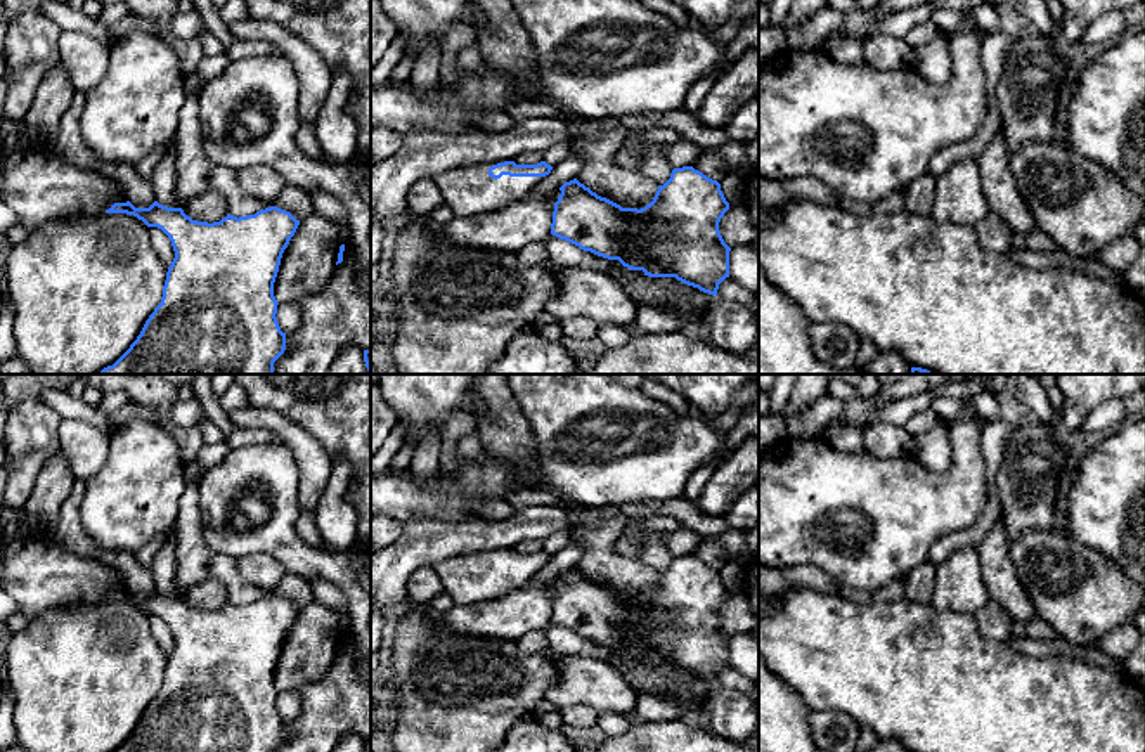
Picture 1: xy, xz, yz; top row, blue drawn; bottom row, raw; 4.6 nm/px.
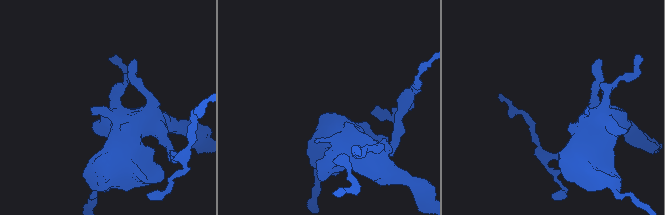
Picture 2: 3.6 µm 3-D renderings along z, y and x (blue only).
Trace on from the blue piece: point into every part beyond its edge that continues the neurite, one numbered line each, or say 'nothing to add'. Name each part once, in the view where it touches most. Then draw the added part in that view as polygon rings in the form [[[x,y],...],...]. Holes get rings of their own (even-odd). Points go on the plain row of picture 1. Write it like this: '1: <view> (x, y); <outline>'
1: xz (466, 579); [[[478,551],[435,563],[431,568],[440,575],[443,591],[456,605],[471,605],[497,600],[528,584],[542,565],[492,567],[488,556],[497,551]]]

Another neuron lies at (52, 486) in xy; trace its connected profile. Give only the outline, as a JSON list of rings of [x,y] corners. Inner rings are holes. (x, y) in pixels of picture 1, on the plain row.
[[[59,451],[40,470],[33,492],[24,506],[28,516],[28,535],[55,539],[59,511],[71,492],[74,476],[66,454]]]

